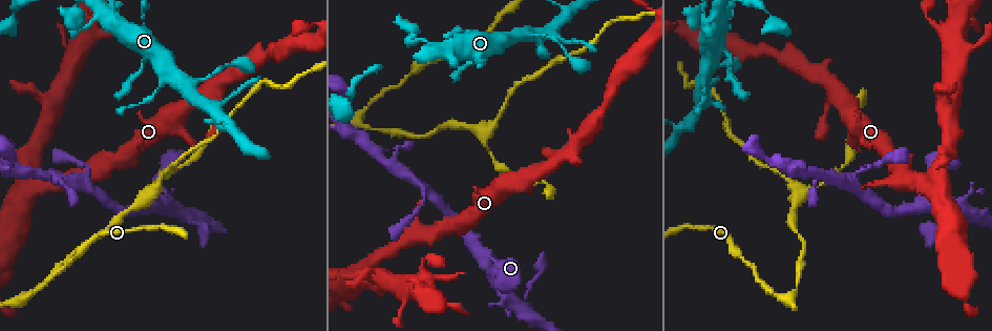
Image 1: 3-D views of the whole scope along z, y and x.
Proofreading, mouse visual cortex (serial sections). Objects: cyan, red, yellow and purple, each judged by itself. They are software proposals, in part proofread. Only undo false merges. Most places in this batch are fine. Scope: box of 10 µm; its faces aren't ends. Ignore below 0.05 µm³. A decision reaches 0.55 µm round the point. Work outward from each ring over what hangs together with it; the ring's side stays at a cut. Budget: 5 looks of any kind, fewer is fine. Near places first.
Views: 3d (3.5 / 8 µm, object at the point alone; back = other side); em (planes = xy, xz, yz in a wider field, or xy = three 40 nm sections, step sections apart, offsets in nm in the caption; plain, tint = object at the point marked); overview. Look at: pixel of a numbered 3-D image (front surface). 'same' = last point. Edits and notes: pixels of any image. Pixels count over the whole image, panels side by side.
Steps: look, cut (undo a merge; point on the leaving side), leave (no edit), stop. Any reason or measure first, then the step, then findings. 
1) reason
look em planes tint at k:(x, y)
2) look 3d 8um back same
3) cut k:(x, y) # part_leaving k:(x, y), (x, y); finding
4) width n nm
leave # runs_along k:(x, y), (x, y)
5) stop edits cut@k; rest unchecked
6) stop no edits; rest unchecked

abrupt turn
look 3d 8um at 1:(923, 198)

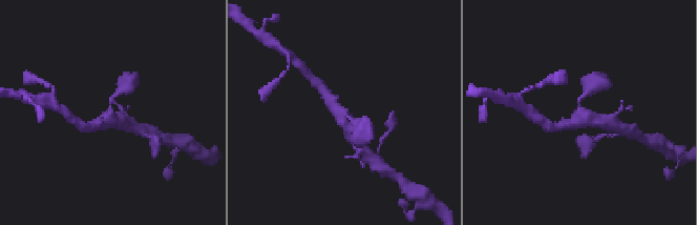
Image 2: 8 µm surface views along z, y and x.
closer look
look 3d 3.5um same

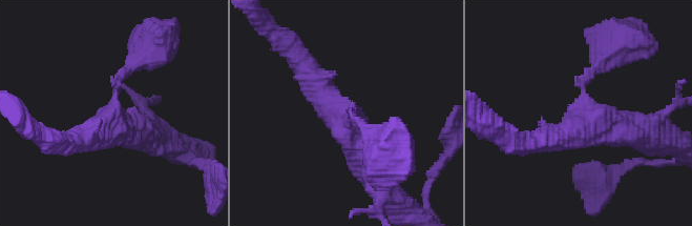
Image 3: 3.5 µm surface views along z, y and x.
arms 3; arm_widths 200, 350, 450 nm; shape alone is not enough
look em xy step 2 tint at 3:(349, 114)

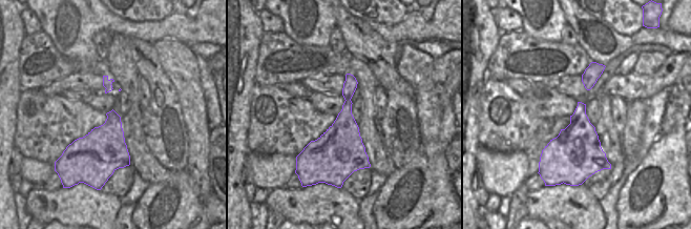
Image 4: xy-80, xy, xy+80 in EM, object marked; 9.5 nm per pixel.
leave # runs_along 3:(138, 60), (116, 85), (112, 118), (70, 141); continuous, no second cell

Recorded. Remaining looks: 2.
look 3d 3.5um at 1:(23, 299)

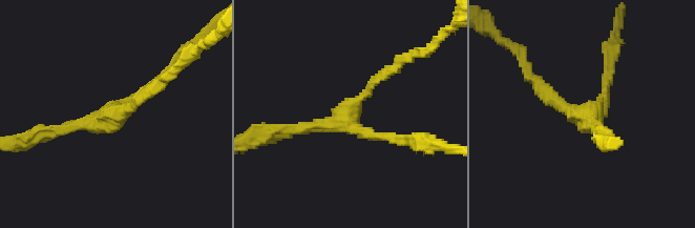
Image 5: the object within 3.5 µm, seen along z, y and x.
look em xy step 3 tint at 5:(114, 111)

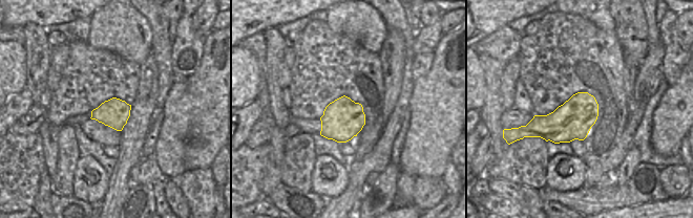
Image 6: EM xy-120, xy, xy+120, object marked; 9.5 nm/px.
arms 3; arm_widths 150, 150, 200 nm
leave # runs_along 5:(541, 87), (573, 114), (595, 114), (608, 71); all the same cell

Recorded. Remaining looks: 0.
stop no edits; rest unchecked

